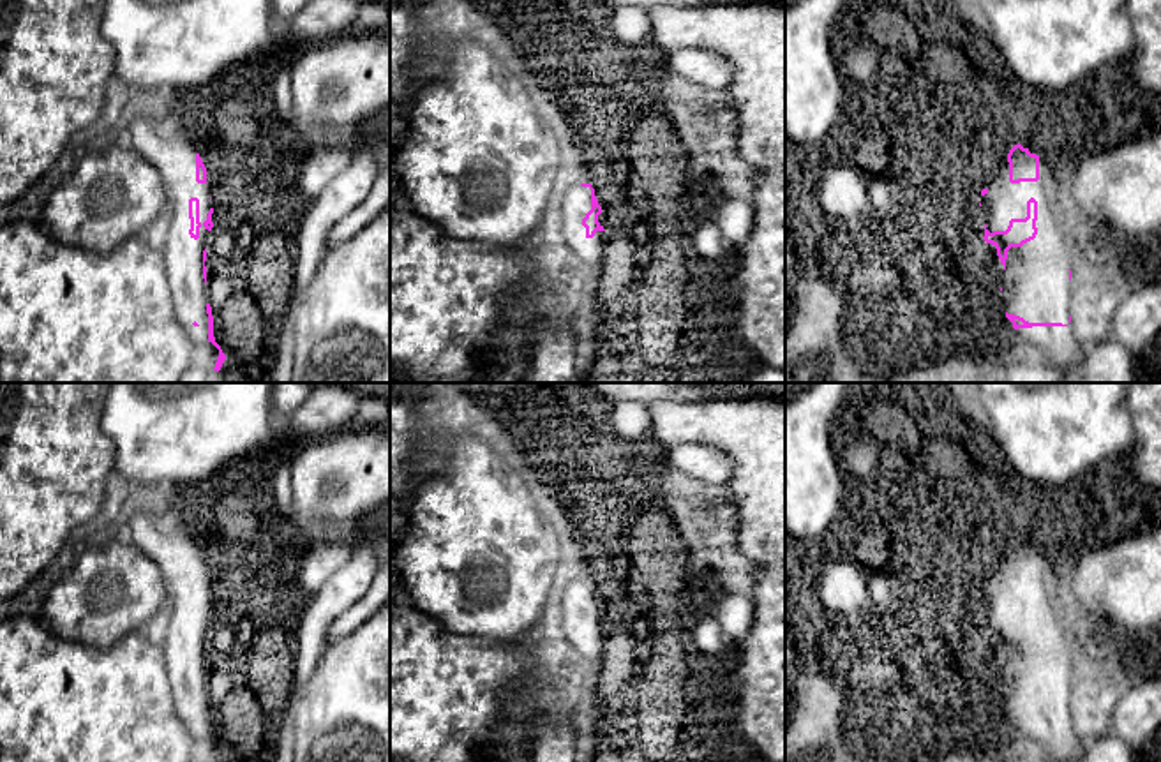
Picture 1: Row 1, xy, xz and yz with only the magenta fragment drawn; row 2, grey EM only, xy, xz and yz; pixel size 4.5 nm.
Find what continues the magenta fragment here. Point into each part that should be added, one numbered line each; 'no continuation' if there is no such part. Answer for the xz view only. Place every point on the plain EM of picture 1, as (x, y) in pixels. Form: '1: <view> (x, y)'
1: xz (577, 595)

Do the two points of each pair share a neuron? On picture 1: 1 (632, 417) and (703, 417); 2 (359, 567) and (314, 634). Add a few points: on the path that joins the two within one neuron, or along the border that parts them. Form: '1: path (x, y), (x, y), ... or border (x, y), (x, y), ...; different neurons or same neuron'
1: border (646, 404), (651, 415), (651, 434); different neurons
2: path (350, 582), (318, 618); same neuron

